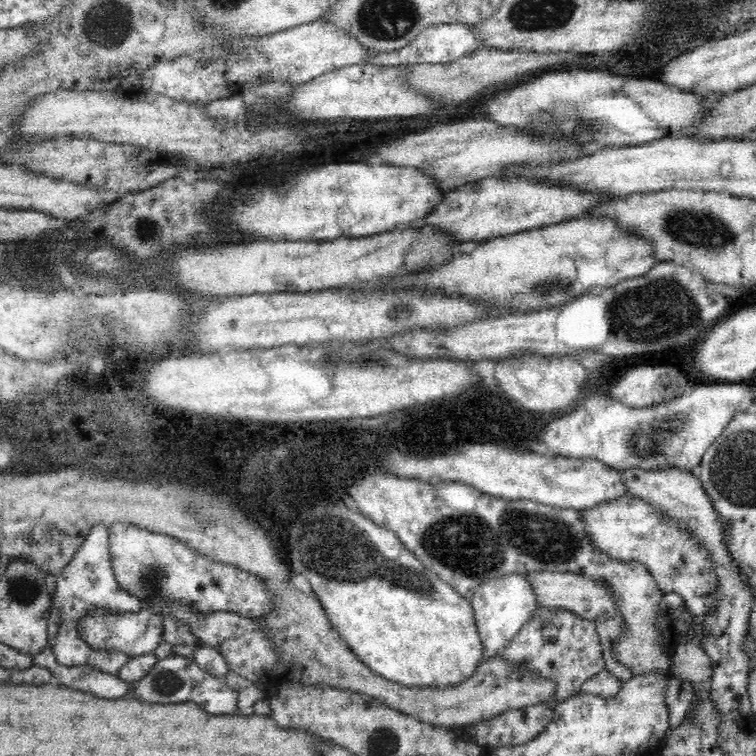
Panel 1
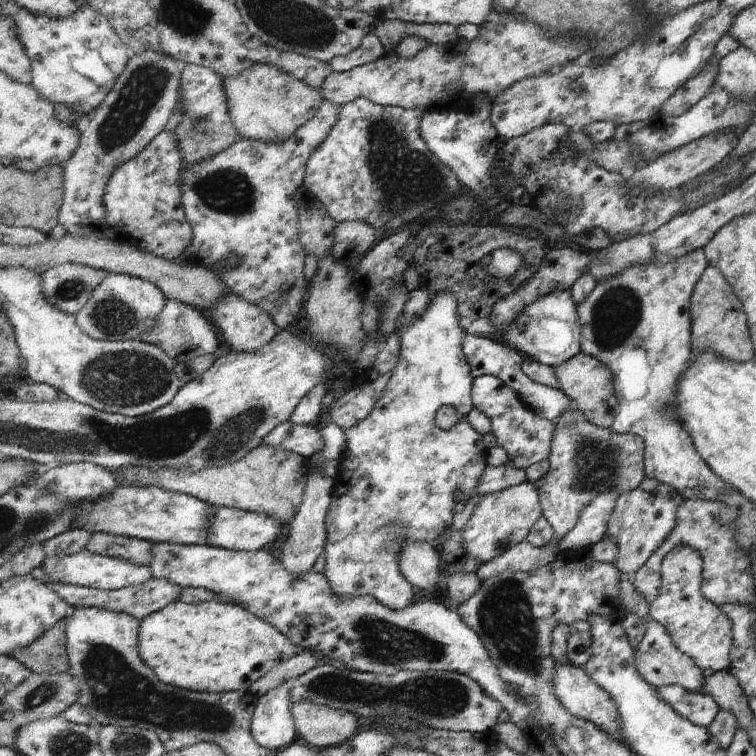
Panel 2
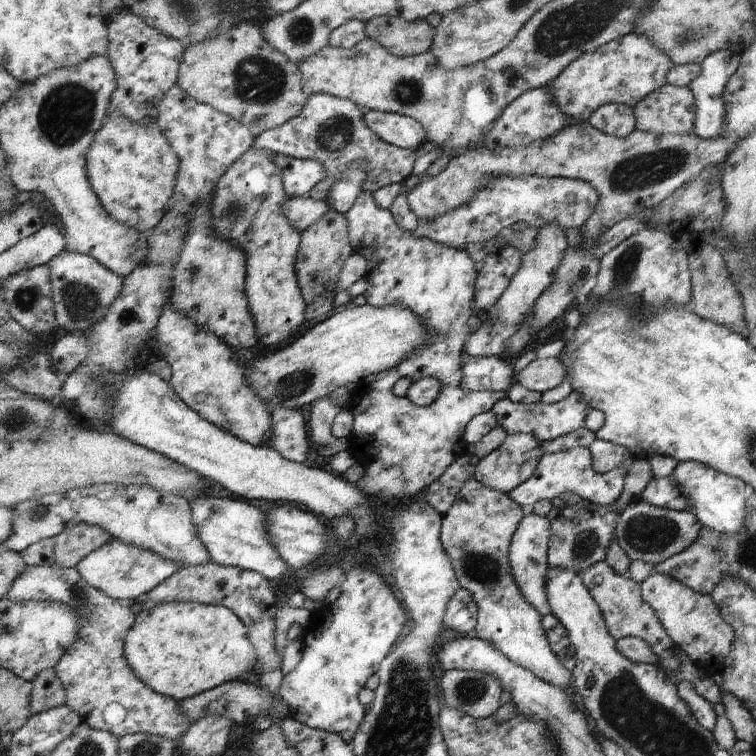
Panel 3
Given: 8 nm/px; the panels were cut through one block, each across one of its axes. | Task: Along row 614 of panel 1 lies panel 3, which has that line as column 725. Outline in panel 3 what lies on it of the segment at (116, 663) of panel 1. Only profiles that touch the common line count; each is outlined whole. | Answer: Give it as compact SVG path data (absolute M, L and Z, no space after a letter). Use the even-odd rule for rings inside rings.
M721 49L708 54L700 64L700 73L688 84L694 98L694 117L692 132L698 137L708 139L719 132L723 126L724 106L722 90L730 74L739 66L740 55L729 49Z

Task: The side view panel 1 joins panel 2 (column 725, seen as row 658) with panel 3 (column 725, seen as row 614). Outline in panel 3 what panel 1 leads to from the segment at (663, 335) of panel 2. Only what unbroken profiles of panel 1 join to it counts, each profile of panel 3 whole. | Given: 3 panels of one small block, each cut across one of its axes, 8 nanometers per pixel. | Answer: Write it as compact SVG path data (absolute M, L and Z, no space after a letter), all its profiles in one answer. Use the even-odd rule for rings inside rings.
M697 461L678 462L668 477L677 490L686 496L692 513L703 527L719 534L740 532L744 525L745 499L750 491L749 486L742 480L717 472Z

